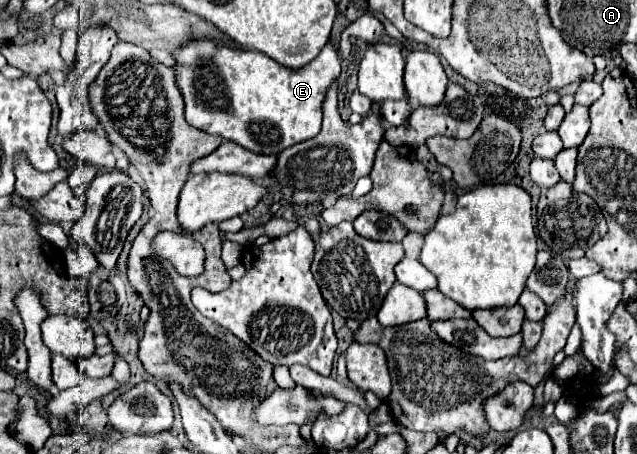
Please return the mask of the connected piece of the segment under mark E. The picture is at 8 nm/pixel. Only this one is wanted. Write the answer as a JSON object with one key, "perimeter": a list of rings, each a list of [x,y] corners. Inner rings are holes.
{"perimeter":[[[196,40],[188,42],[184,48],[180,48],[176,54],[176,72],[178,72],[178,86],[184,94],[186,104],[186,120],[194,124],[196,128],[224,136],[226,140],[232,140],[256,154],[278,154],[294,144],[306,142],[314,138],[320,132],[322,126],[322,104],[326,98],[326,92],[330,84],[340,74],[340,56],[328,42],[322,52],[308,62],[304,68],[290,70],[276,60],[264,56],[256,50],[232,50],[222,42],[210,42],[210,40]]]}

